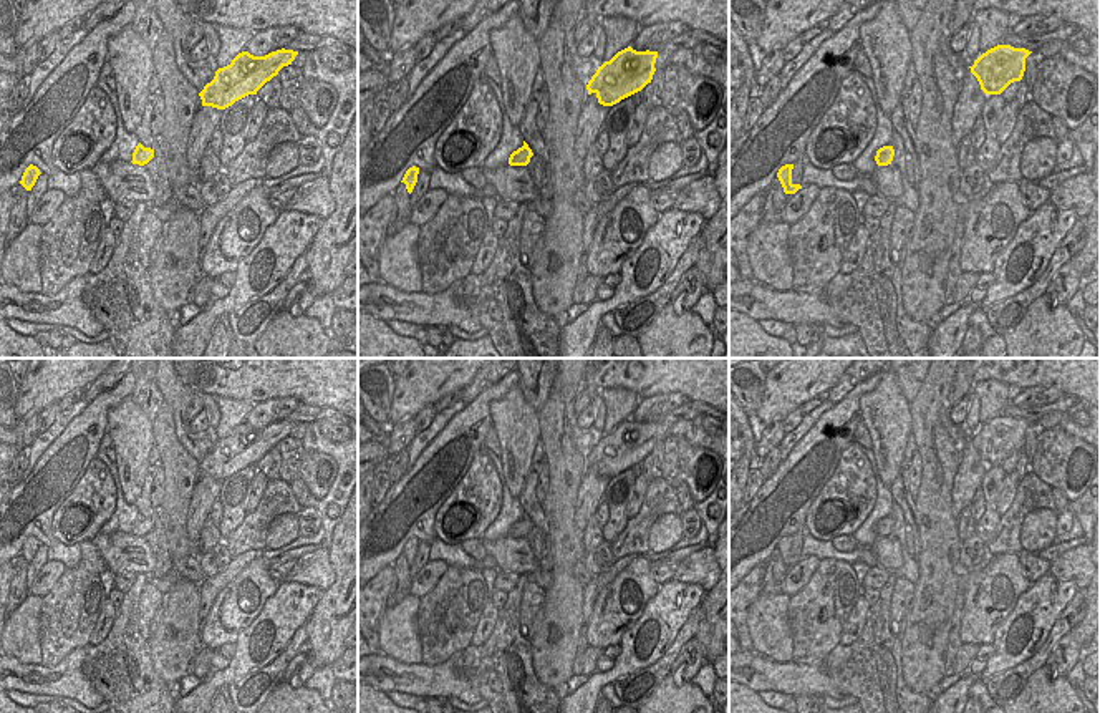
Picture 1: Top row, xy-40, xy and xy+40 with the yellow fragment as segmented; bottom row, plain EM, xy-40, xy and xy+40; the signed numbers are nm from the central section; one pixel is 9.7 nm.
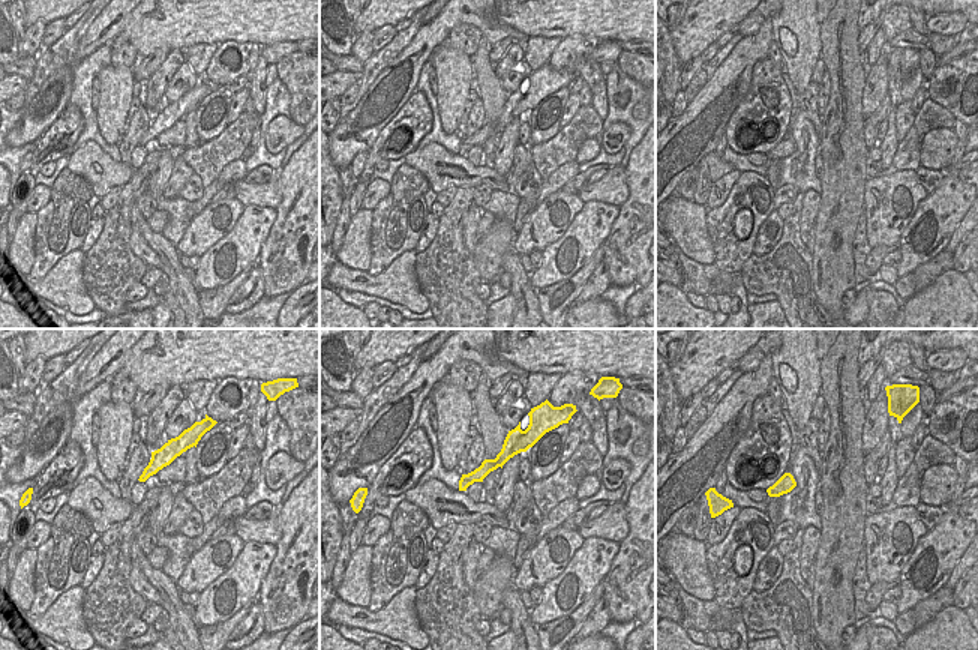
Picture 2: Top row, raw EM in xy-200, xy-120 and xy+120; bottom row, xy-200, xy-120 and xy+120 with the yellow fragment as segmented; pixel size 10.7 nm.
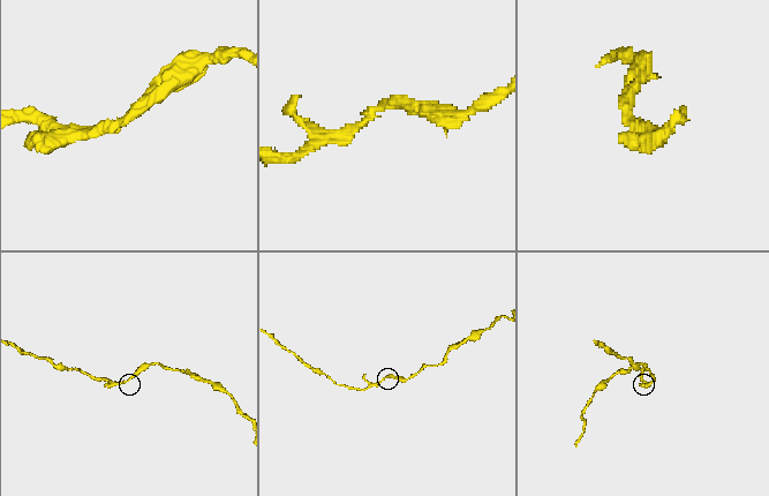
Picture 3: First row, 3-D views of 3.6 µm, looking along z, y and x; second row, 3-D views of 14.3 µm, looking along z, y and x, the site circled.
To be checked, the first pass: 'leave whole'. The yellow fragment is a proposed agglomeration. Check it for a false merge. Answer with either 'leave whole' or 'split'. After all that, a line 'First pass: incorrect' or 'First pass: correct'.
leave whole
First pass: correct

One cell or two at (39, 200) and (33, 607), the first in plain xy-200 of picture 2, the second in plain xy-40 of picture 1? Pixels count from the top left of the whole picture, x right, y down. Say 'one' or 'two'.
two

